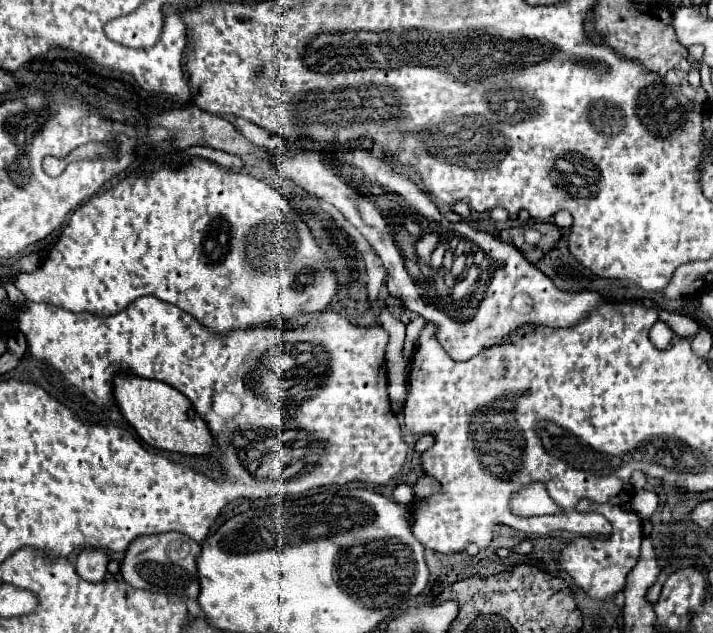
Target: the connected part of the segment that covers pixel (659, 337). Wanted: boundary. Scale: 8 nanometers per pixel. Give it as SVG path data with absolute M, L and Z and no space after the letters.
M657 322L649 331L649 337L655 348L667 350L671 346L671 338L673 338L673 330L665 324L665 322Z

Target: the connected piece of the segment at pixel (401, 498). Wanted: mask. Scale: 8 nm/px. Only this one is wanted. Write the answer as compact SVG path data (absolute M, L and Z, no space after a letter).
M401 484L395 488L395 500L399 504L411 504L413 502L413 488L407 484Z

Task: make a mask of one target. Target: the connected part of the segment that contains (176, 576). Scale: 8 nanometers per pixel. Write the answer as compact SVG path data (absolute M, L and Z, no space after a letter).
M179 532L143 536L143 538L137 538L133 546L125 550L125 556L121 562L121 576L129 586L139 588L139 590L175 594L181 598L197 598L199 576L197 576L195 560L199 552L201 552L201 546Z

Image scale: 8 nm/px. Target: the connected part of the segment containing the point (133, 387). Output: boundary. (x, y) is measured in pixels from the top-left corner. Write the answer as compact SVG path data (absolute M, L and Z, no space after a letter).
M121 374L115 378L115 402L137 434L153 448L189 454L189 456L209 456L213 450L213 436L203 418L193 420L191 402L175 388L157 382Z

